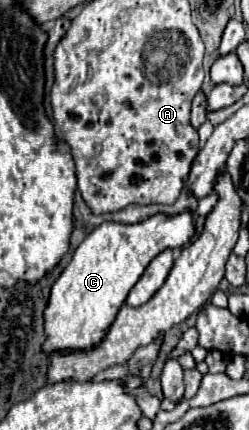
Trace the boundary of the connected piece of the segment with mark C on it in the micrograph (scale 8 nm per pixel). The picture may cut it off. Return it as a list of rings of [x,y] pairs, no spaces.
[[[180,213],[174,217],[156,215],[134,225],[104,221],[90,231],[50,289],[44,309],[46,357],[52,355],[52,351],[84,351],[84,347],[96,347],[148,263],[164,249],[184,247],[192,239],[194,227],[196,213]]]

